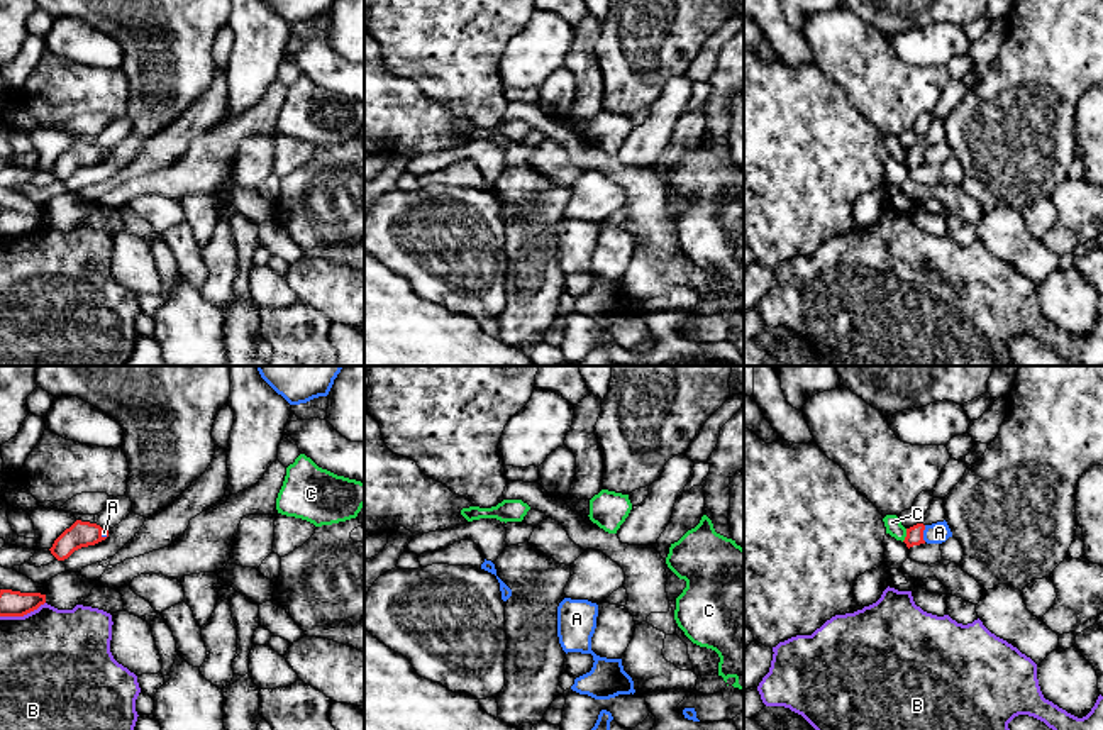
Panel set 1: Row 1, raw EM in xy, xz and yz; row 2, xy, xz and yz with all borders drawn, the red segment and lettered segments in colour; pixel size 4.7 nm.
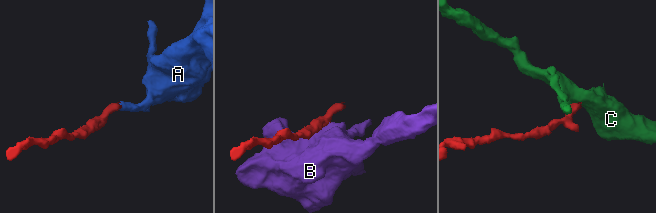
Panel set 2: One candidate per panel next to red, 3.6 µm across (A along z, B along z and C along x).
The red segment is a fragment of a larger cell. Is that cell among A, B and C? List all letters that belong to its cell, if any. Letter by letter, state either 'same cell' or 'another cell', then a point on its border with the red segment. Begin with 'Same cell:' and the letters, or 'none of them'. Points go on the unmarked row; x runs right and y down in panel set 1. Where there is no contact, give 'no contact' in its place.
Same cell: A
A: same cell; contact yz (922, 154)
B: another cell; contact xy (22, 236)
C: another cell; contact yz (907, 156)

